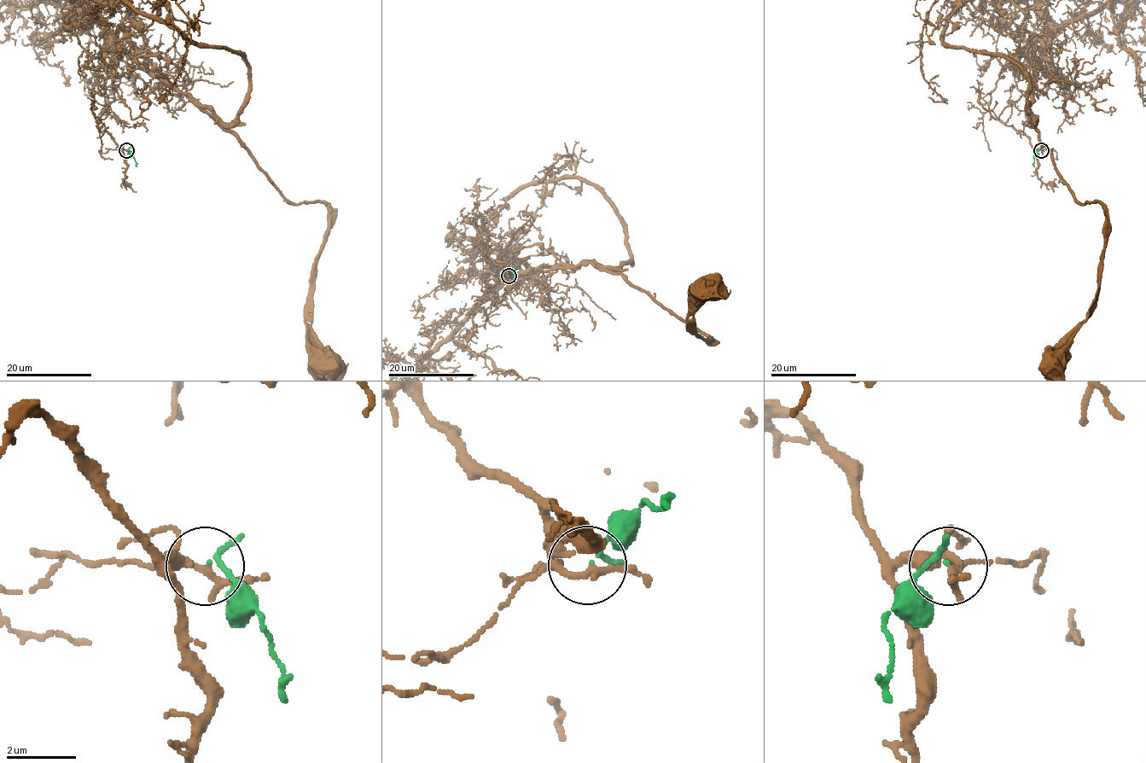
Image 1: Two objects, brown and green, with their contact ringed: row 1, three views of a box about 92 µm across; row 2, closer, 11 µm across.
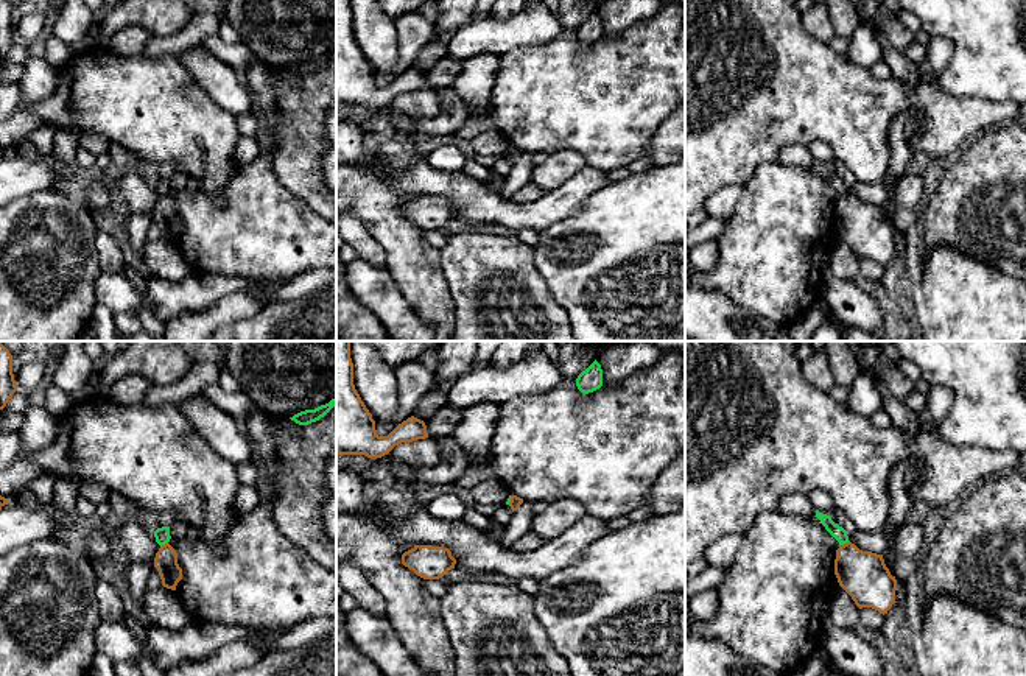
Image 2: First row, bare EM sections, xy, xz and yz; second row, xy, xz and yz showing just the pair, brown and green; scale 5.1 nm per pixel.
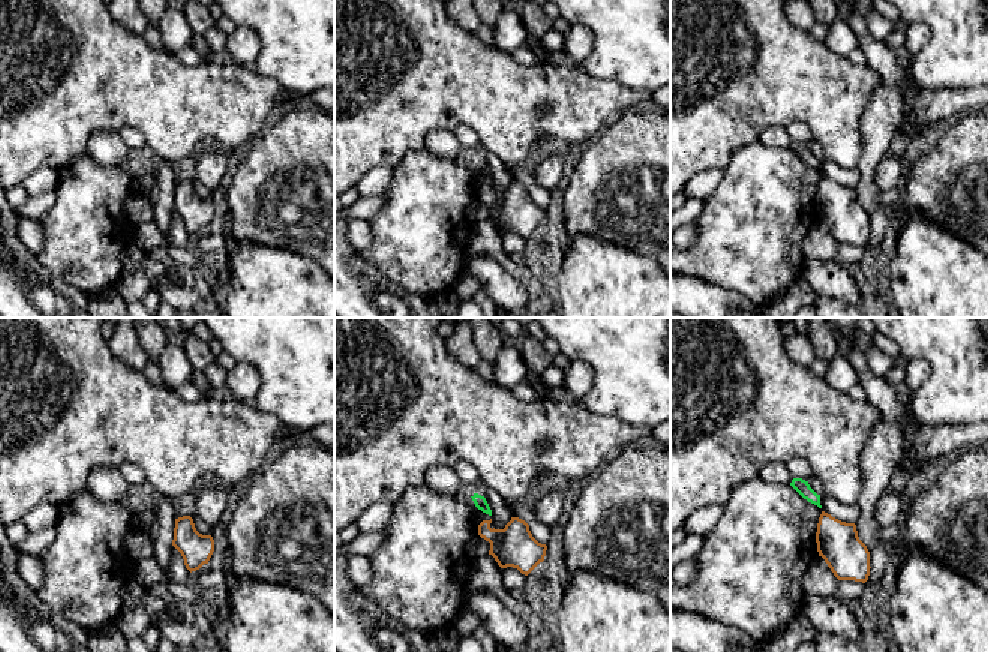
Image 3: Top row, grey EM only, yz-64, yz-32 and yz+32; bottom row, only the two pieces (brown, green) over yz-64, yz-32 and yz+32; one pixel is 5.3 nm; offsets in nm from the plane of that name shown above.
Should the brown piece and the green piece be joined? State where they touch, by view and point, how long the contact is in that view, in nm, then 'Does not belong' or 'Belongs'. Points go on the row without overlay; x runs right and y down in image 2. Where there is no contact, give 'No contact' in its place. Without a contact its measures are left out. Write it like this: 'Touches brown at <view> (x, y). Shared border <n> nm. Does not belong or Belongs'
Touches brown at yz (844, 195). Shared border 60 nm. Does not belong

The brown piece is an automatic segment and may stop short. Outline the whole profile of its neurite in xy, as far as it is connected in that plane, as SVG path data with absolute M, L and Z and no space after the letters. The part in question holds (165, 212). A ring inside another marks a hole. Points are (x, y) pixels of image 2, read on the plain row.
M170 195L159 199L154 209L154 218L160 226L162 237L176 241L177 234L182 231L182 220L177 215L176 201Z

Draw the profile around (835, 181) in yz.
M816 162L816 168L822 173L825 181L839 193L839 196L849 193L847 182L838 174L835 174L830 167Z

